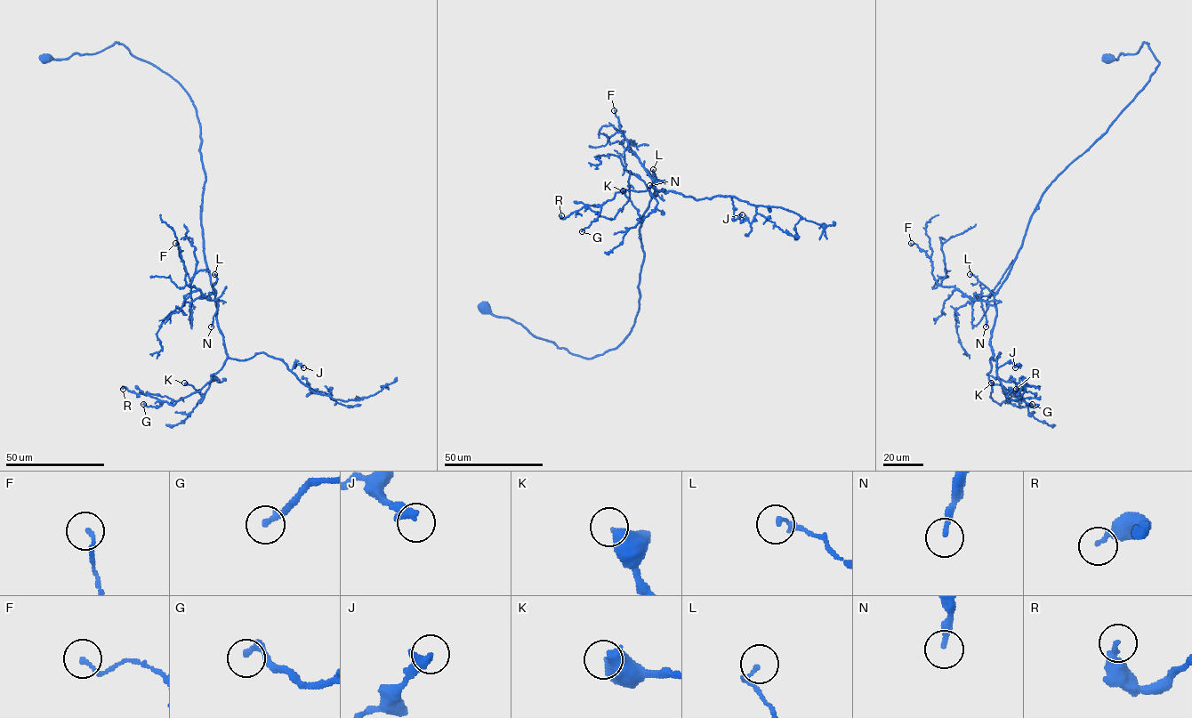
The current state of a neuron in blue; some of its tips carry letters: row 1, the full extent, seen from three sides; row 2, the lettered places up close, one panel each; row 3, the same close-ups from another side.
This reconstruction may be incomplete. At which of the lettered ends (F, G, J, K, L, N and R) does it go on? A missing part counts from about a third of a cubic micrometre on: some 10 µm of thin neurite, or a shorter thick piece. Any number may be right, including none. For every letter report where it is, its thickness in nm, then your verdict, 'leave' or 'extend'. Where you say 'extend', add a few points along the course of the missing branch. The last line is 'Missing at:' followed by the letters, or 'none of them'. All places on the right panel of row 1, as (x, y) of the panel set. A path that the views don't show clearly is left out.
F: (911, 243) | 140 nm | leave
G: (1032, 404) | 280 nm | extend
J: (1015, 367) | 400 nm | leave
K: (991, 383) | 550 nm | leave
L: (970, 274) | 160 nm | leave
N: (986, 326) | 220 nm | leave
R: (1016, 389) | 280 nm | leave
Missing at: G

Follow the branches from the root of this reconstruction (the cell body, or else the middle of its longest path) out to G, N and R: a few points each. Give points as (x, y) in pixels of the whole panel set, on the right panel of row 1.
G: (1107, 59), (1147, 43), (1158, 65), (1043, 193), (994, 295), (990, 397), (1032, 404)
N: (1107, 59), (1135, 54), (1147, 43), (1158, 65), (1107, 130), (1042, 195), (994, 303), (980, 300), (986, 326)
R: (1107, 59), (1147, 43), (1158, 65), (1043, 193), (994, 295), (990, 397), (1000, 404), (1016, 389)

